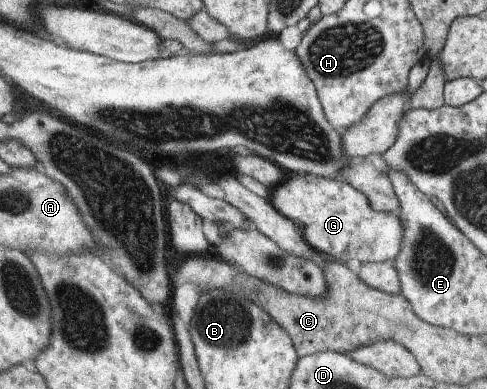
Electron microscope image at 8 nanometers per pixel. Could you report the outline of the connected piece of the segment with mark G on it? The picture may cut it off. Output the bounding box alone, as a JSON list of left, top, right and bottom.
[269,174,403,264]

